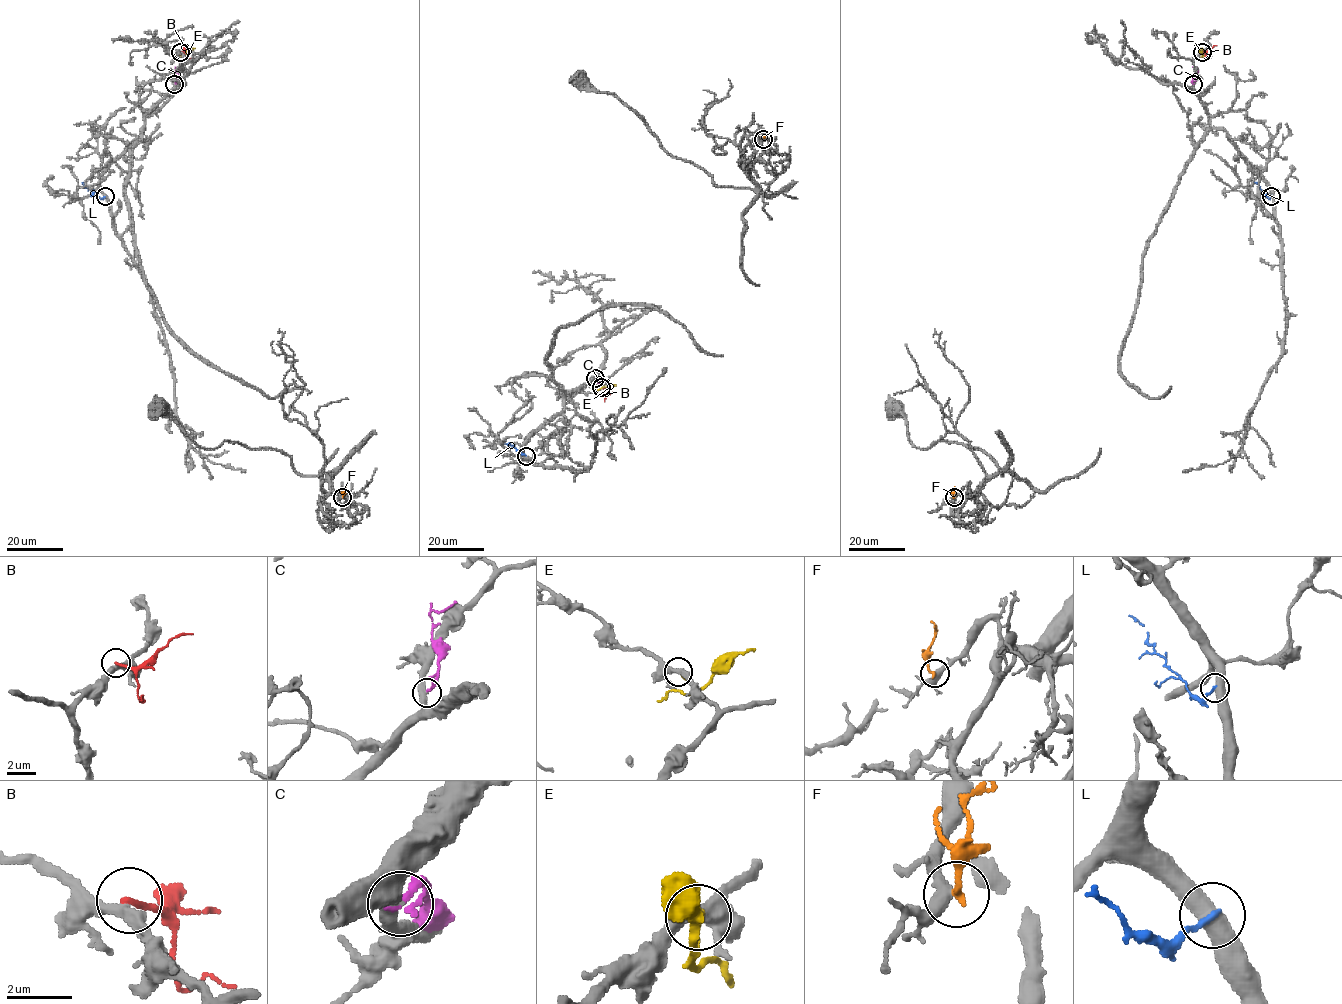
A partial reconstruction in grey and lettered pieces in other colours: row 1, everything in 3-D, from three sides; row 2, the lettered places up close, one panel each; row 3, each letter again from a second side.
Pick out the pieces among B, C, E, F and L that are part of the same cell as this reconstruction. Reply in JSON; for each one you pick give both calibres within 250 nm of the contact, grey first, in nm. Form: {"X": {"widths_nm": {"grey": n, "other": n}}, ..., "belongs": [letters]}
{"F": {"widths_nm": {"grey": 400, "other": 200}}, "belongs": ["F"]}

